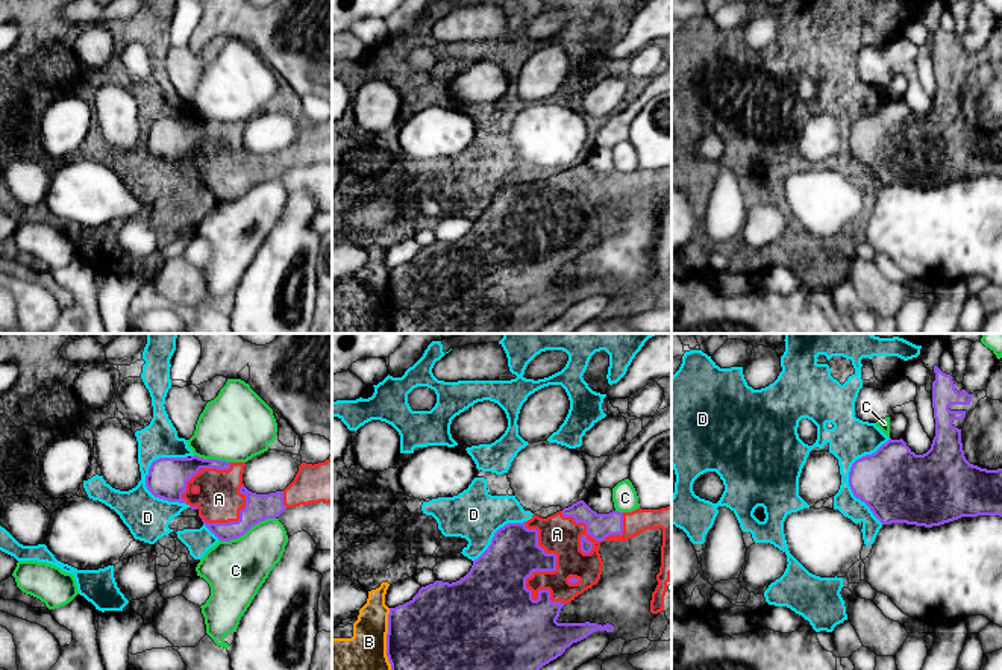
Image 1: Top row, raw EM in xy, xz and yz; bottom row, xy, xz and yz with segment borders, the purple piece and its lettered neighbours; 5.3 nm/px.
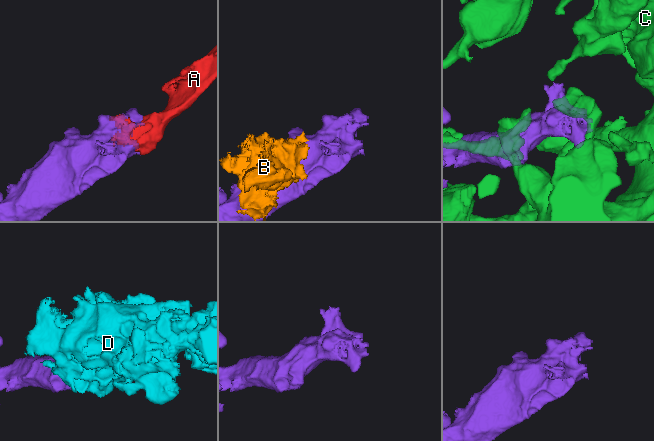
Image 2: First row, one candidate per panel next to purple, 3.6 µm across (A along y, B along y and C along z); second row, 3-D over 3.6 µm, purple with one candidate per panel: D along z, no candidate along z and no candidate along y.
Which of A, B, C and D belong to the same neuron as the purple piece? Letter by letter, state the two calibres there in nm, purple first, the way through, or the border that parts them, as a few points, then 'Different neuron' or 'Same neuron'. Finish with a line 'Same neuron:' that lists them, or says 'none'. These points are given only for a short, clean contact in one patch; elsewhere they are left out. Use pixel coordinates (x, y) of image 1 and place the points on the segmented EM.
A: Thickness 320 nm (purple) against 200 nm. Same neuron
B: Thickness 400 nm (purple) against 200 nm. Different neuron
C: Thickness 140 nm (purple) against 320 nm. Different neuron
D: Thickness 220 nm (purple) against 240 nm. Different neuron
Same neuron: A

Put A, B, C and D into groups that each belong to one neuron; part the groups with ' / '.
A / B D / C

